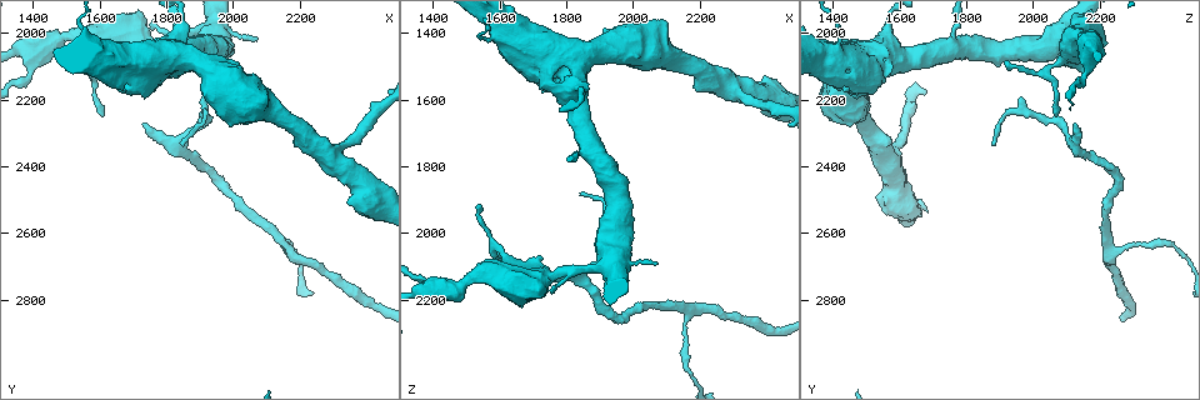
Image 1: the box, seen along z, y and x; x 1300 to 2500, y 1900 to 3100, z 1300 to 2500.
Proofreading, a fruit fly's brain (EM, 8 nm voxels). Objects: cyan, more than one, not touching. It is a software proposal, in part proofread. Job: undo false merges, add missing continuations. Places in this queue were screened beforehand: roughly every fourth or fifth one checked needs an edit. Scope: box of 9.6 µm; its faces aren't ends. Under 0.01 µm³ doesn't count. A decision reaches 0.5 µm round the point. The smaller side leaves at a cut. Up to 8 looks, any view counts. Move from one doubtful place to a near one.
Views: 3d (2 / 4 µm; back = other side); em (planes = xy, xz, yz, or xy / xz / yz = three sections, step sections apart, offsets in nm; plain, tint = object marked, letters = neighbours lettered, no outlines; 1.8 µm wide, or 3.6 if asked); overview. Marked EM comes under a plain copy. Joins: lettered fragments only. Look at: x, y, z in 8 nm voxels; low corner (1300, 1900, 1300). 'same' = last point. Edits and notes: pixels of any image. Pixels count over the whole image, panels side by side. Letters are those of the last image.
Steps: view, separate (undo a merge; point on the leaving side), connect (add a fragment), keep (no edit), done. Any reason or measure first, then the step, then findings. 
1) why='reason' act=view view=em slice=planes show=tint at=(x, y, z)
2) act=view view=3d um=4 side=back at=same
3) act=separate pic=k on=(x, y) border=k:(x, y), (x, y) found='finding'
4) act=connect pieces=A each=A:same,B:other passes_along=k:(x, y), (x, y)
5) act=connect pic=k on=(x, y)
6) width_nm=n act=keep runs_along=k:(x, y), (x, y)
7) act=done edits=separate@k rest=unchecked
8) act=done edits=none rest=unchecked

why='calibre changes' act=view view=em slice=planes show=letters at=(1910, 2230, 1960)

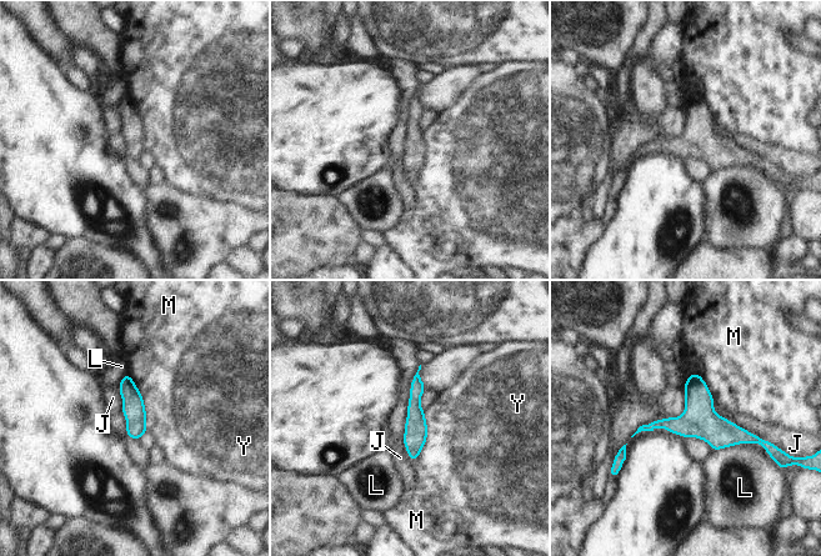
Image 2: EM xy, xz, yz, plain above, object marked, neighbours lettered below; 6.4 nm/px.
act=keep each=J:other,L:other,M:other,Y:other runs_along=2:(645, 427), (707, 425), (761, 441) found='all the same neuron'

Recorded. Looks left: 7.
why='abrupt turn' act=view view=3d um=2 at=(1580, 2120, 2040)

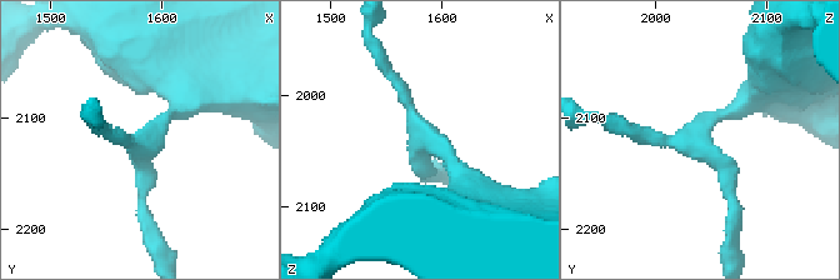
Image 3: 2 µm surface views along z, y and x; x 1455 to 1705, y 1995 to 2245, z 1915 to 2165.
why='shape alone is not enough' act=view view=em slice=planes show=letters at=(1584, 2118, 2036)

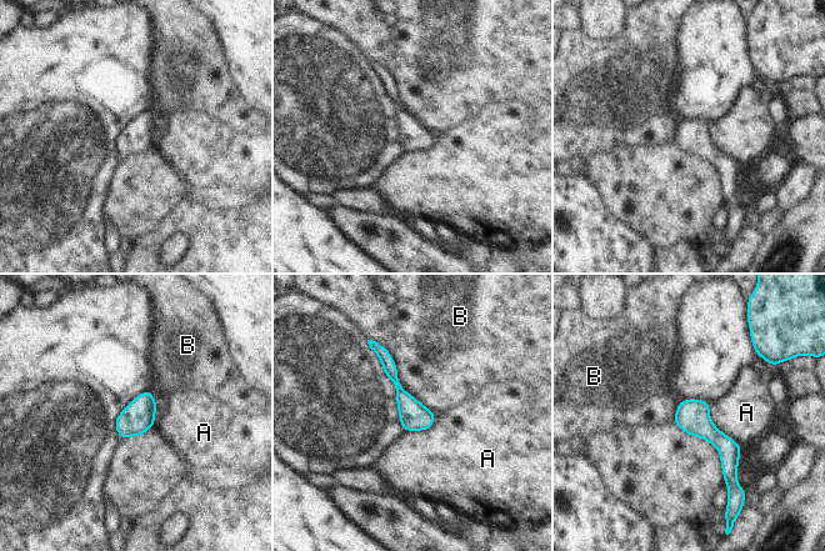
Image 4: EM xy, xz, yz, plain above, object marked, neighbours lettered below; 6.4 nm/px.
longest_contact=B:550nm act=keep each=A:other,B:other found='all the same neuron'

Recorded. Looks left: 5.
why='an open end' act=view view=em slice=planes show=letters at=(1730, 2270, 2120)

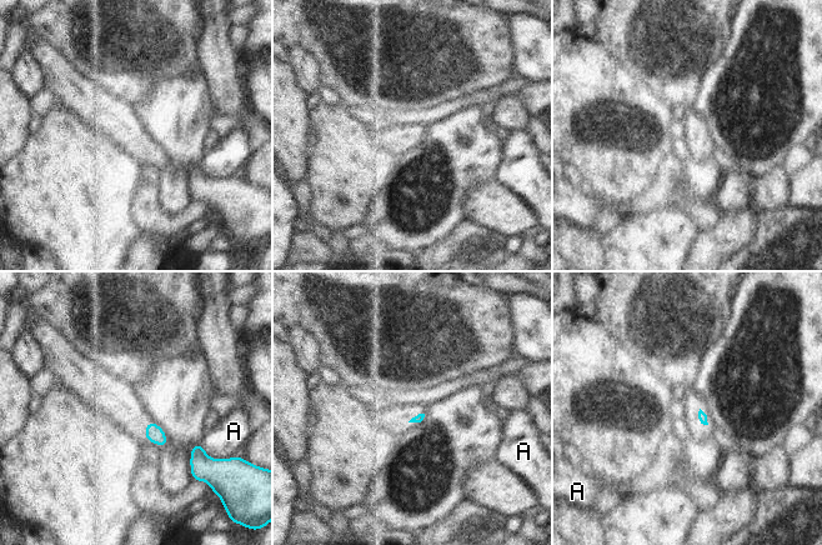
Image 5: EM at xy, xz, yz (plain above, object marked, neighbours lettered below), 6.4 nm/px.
act=keep each=A:other border=5:(199, 443), (207, 455) found='none of them fits'

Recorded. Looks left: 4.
act=done edits=none rest=unchecked

